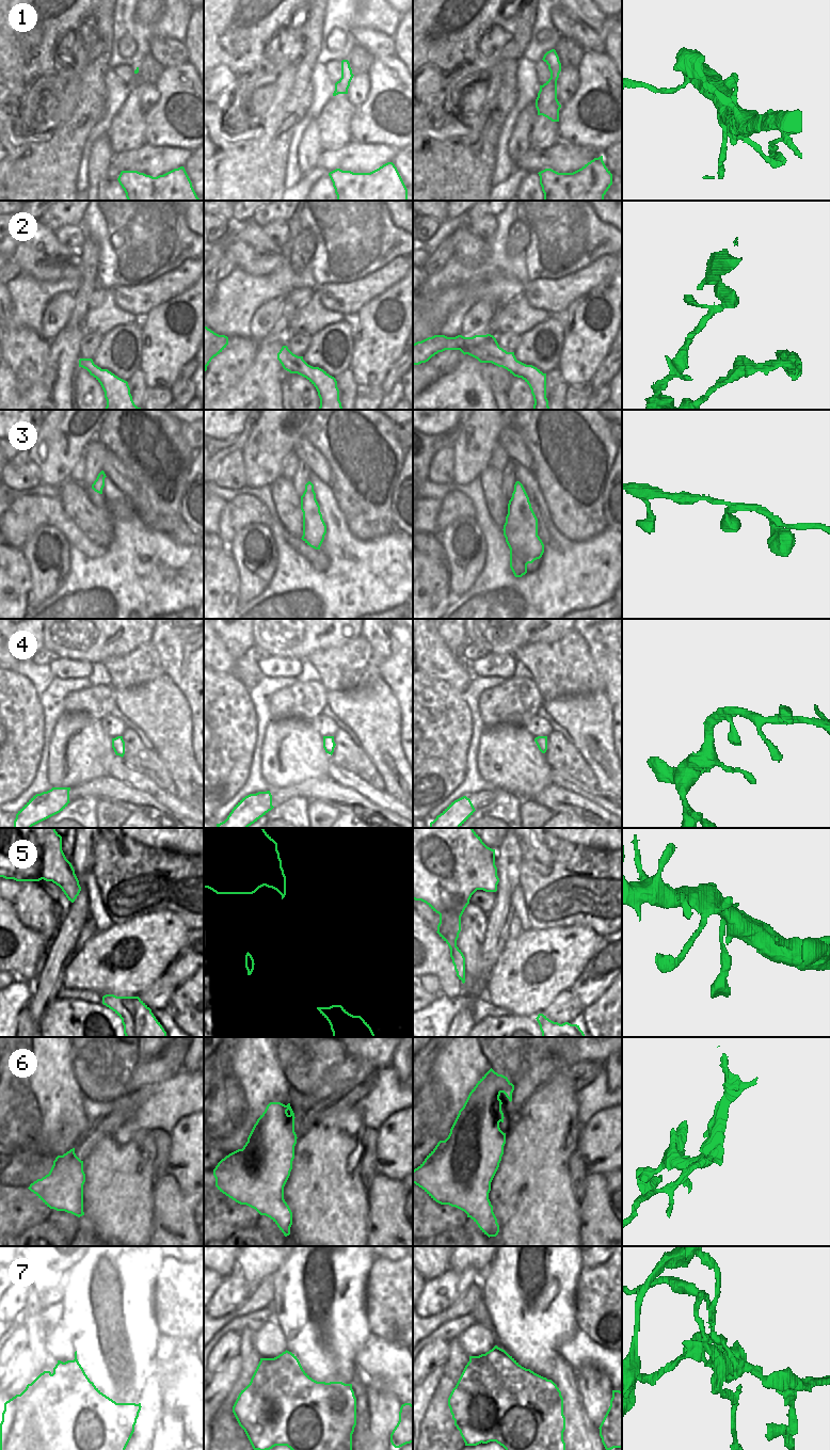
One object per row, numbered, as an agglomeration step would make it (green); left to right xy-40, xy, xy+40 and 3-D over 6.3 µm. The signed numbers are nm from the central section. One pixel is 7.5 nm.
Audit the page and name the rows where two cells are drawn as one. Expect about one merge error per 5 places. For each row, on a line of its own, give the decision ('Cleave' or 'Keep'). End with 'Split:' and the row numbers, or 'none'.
1: Keep
2: Keep
3: Keep
4: Keep
5: Keep
6: Cleave
7: Cleave
Split: 6, 7.

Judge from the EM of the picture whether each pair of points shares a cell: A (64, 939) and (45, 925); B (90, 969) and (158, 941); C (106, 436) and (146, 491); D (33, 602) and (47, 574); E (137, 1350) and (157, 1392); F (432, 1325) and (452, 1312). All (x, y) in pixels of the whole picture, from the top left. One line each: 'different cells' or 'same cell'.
A: different cells
B: same cell
C: same cell
D: same cell
E: different cells
F: same cell

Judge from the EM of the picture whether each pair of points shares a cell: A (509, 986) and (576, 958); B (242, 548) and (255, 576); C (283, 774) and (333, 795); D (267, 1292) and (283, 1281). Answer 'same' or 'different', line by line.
A: same
B: same
C: different
D: different

